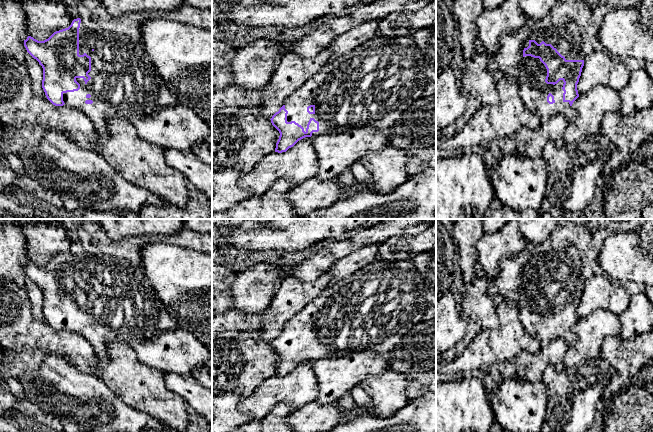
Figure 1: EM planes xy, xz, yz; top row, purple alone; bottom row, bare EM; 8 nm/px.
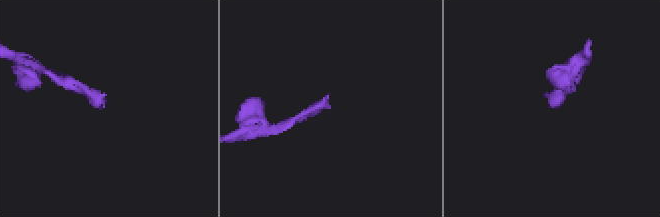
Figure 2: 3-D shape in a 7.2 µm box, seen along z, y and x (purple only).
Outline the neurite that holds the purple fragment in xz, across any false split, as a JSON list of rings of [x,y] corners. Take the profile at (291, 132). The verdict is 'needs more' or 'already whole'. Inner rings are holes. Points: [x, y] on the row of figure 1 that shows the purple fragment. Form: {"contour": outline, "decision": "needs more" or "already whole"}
{"contour": [[[376,35],[353,51],[328,62],[285,100],[284,105],[270,119],[280,133],[275,152],[286,152],[305,137],[345,133],[358,128],[390,128],[413,102],[422,97],[427,80],[423,56],[411,37]]], "decision": "needs more"}

